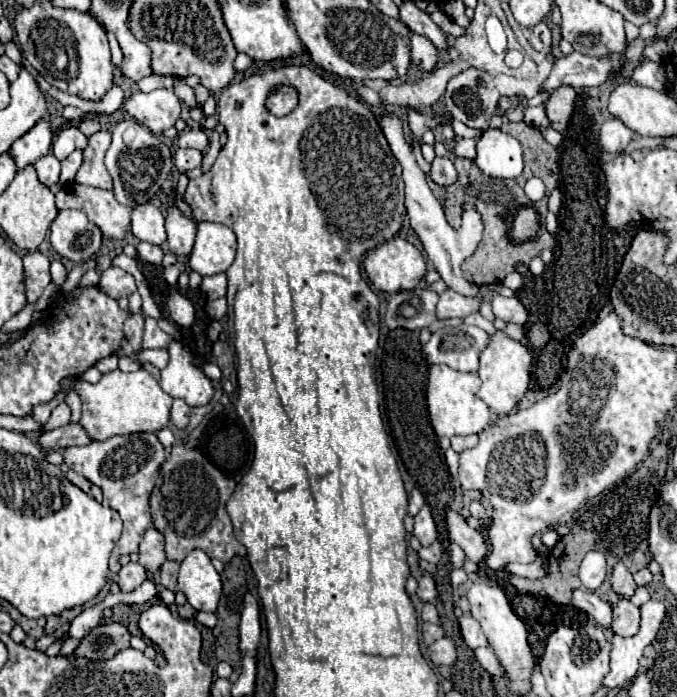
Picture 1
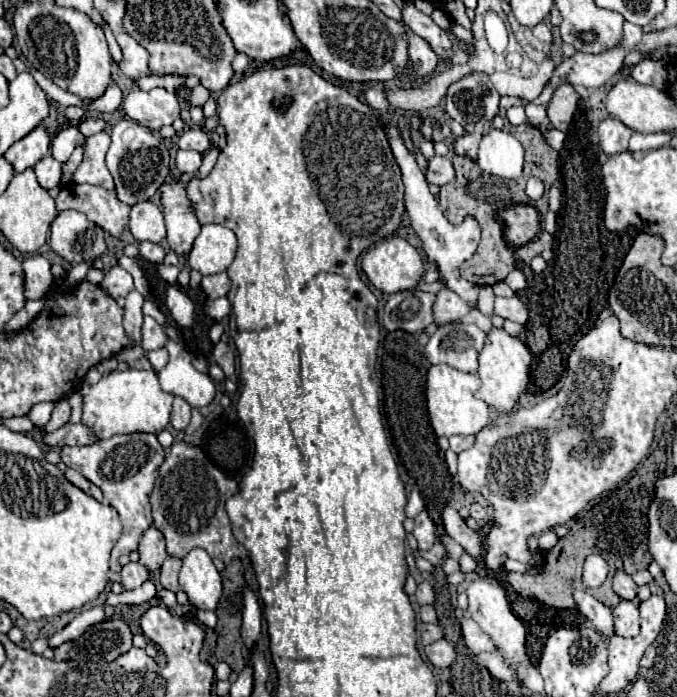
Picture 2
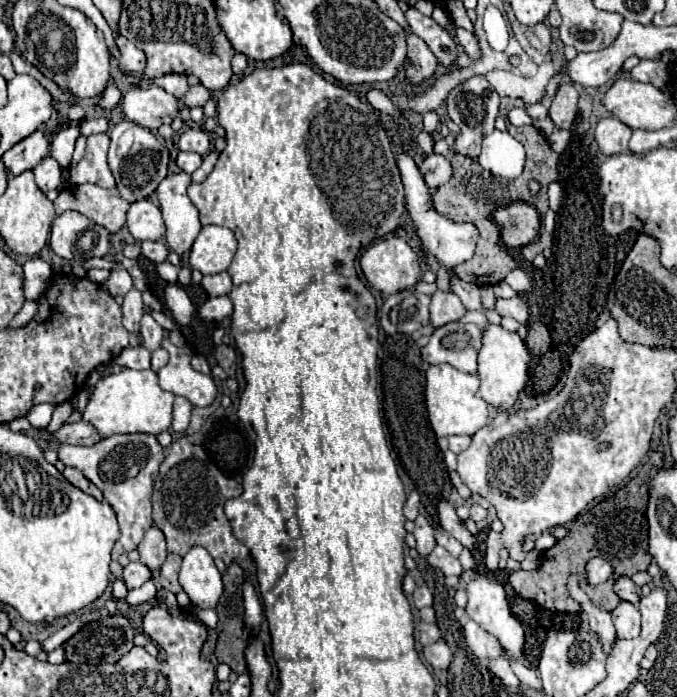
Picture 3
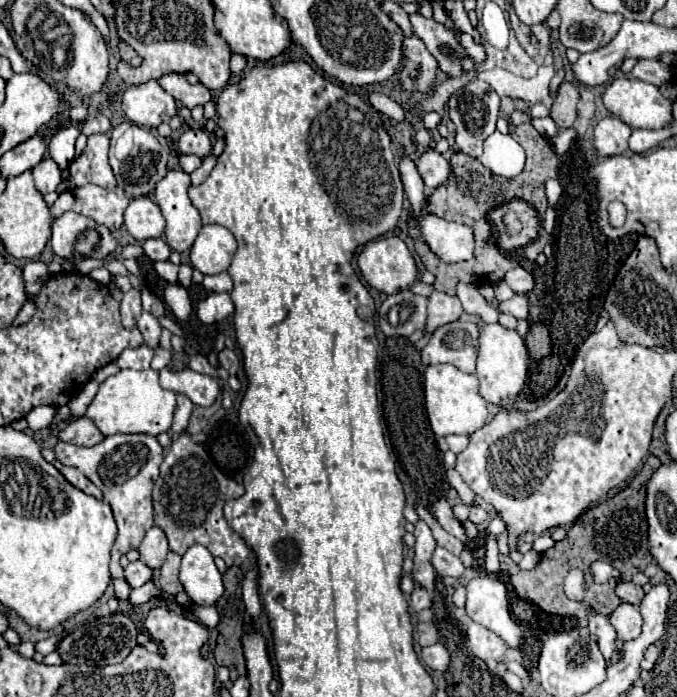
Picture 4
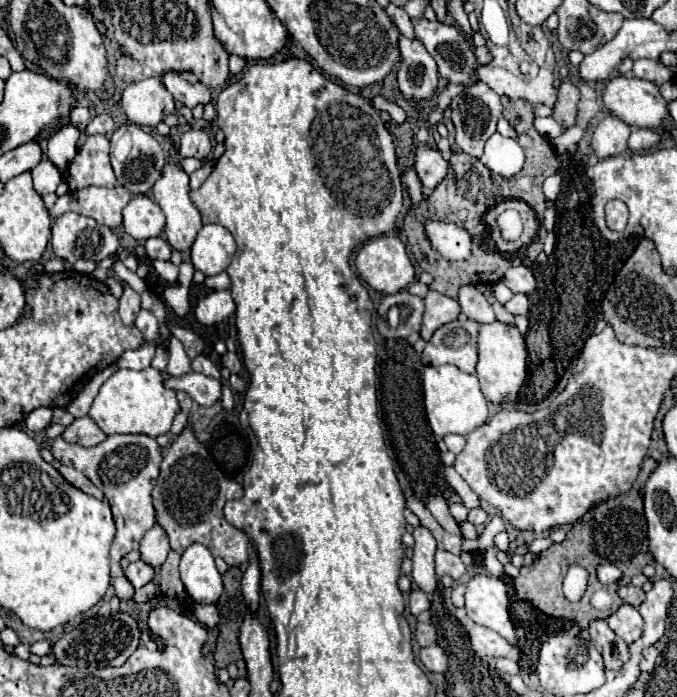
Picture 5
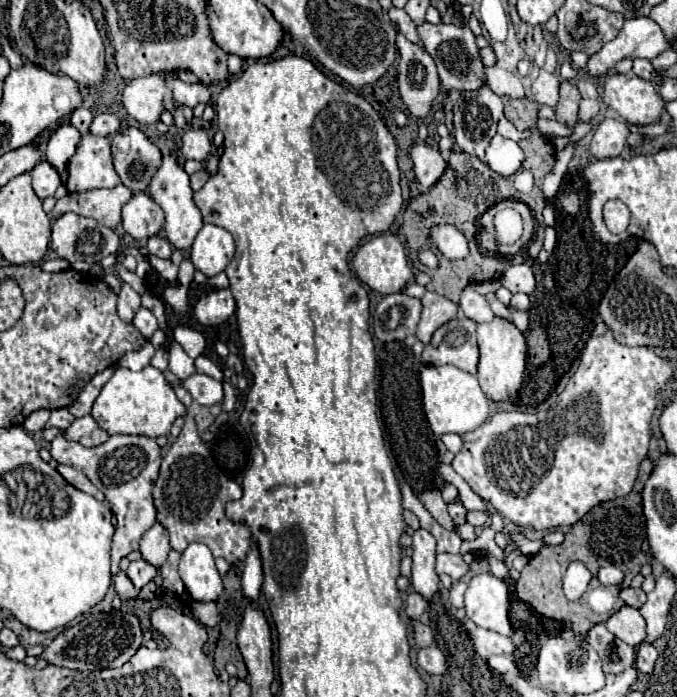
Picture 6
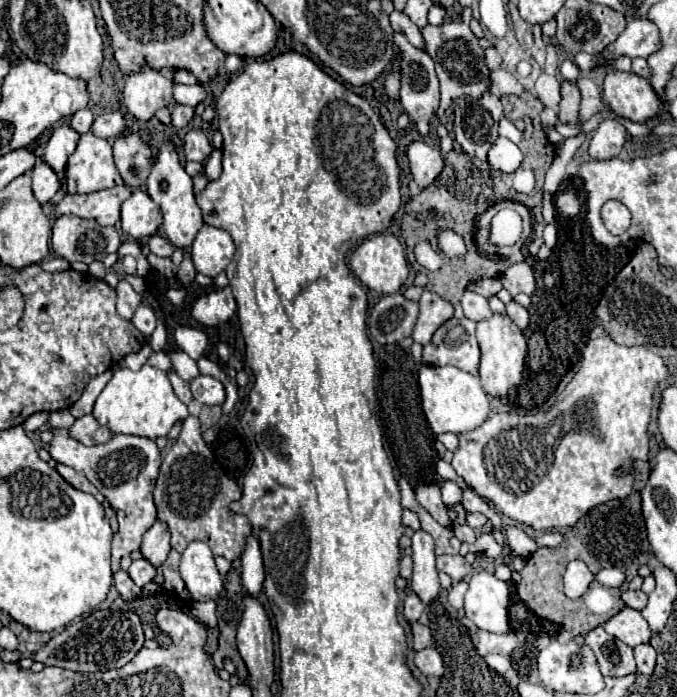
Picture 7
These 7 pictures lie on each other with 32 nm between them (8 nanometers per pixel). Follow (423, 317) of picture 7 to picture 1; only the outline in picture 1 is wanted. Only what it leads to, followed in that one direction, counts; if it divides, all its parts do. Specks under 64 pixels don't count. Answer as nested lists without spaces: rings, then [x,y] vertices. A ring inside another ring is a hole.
[[[444,290],[438,298],[436,304],[436,318],[438,320],[448,320],[448,318],[464,318],[472,312],[476,312],[480,306],[480,300],[464,300],[464,296],[452,292],[452,290]]]

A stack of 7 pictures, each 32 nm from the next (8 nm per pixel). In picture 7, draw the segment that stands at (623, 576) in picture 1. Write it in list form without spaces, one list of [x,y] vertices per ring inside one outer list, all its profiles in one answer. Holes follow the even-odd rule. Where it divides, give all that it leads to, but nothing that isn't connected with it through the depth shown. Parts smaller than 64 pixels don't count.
[[[626,590],[622,594],[622,600],[624,600],[626,606],[630,606],[634,610],[642,610],[646,606],[646,602],[648,602],[648,596],[642,590]]]

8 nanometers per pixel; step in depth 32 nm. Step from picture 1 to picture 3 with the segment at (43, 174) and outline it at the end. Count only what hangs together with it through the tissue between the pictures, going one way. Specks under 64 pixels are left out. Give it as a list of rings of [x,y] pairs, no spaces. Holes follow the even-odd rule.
[[[46,156],[34,170],[36,176],[36,184],[42,192],[50,192],[56,190],[58,184],[62,182],[62,170],[60,164],[56,164],[56,160],[52,160],[52,156]]]

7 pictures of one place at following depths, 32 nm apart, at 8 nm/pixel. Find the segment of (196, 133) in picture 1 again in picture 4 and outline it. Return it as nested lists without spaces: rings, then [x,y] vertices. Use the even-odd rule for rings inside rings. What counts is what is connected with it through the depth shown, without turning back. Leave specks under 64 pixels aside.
[[[186,130],[180,140],[180,154],[194,154],[198,158],[206,158],[212,152],[212,142],[204,130]]]

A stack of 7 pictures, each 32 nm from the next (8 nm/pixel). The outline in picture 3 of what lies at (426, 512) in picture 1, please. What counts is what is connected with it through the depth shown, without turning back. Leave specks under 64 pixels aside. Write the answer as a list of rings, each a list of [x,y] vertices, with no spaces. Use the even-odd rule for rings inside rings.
[[[418,516],[418,520],[414,522],[416,528],[414,528],[414,536],[416,536],[416,550],[418,550],[418,556],[422,560],[428,558],[428,554],[434,550],[436,546],[436,540],[434,540],[434,534],[432,534],[432,528],[428,524],[428,520],[424,516]]]

